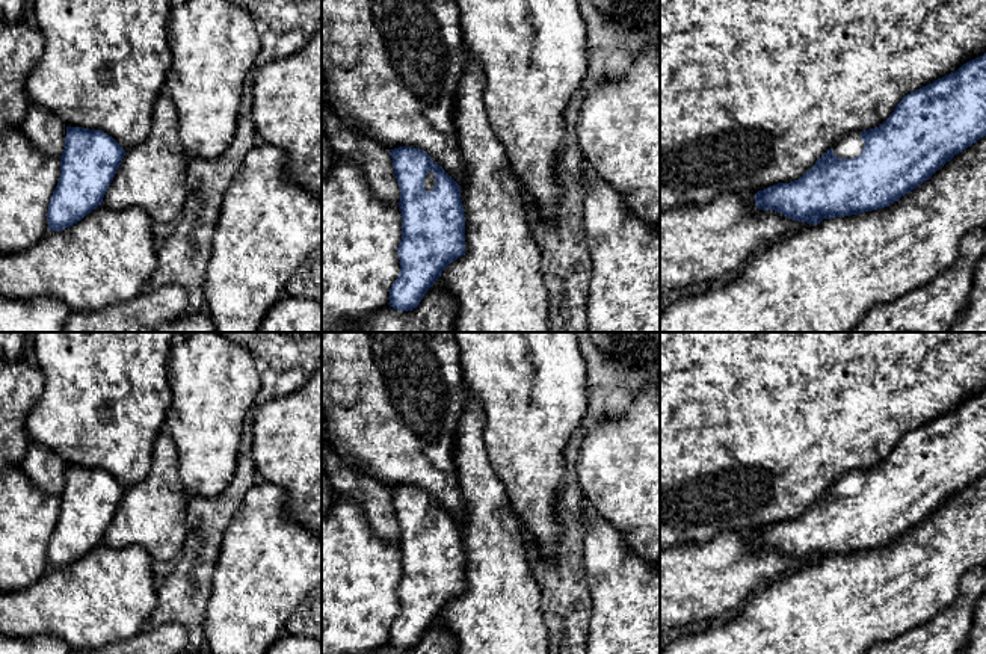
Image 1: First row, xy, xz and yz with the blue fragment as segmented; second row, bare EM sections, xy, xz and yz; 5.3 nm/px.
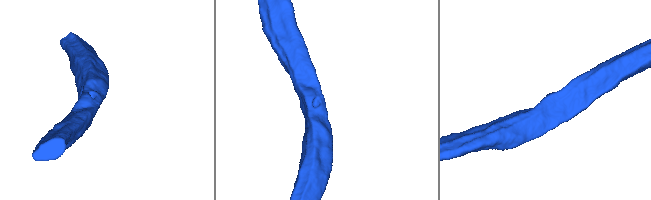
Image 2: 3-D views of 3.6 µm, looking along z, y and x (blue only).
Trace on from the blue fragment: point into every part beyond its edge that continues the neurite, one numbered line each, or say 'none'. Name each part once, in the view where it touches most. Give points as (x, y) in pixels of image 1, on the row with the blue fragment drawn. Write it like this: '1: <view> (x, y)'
1: yz (849, 147)

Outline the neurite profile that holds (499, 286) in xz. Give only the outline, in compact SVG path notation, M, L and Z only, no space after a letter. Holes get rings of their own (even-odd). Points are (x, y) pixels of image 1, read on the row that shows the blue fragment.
M468 51L459 82L454 125L467 181L461 186L465 213L465 254L441 273L458 304L456 332L548 332L548 290L541 249L528 227L528 207L510 160L497 139L483 101L485 74Z

